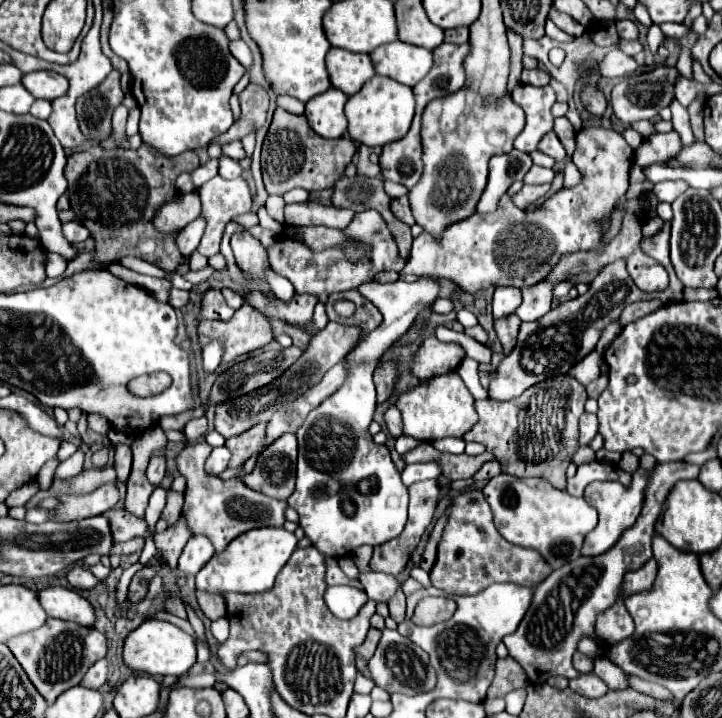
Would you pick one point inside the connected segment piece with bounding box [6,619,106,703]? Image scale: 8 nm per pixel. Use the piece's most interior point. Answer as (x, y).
(55, 657)

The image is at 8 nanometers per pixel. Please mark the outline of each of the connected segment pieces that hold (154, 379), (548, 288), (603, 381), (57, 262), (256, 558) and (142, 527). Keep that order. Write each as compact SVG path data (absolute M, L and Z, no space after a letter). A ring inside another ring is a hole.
M166 373L142 375L142 377L132 379L132 383L128 383L128 391L132 391L132 395L136 395L136 397L148 397L148 395L154 395L154 393L168 389L170 383L172 381Z
M550 281L538 283L534 287L526 287L524 293L524 301L522 305L516 309L516 315L522 321L536 321L542 315L546 315L552 307L552 299L554 299L554 285Z
M600 375L600 379L594 379L592 383L586 385L586 391L588 391L588 397L592 399L598 399L600 393L608 387L608 375Z
M48 253L48 261L46 261L46 273L48 277L62 277L62 273L66 271L66 261L60 259L60 255L56 253Z
M260 527L260 529L246 531L234 541L230 541L230 545L224 551L214 553L214 557L198 571L196 587L198 585L220 585L220 593L230 593L230 591L260 593L264 585L264 591L266 591L274 585L276 575L290 559L292 551L296 549L296 543L298 543L296 535L288 533L282 527Z
M112 509L108 513L108 521L112 523L112 541L128 541L134 537L146 537L146 523L144 519L134 517L130 511L124 509Z

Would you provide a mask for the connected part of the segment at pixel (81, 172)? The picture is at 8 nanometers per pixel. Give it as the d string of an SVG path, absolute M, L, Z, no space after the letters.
M146 143L136 151L104 149L92 145L86 151L76 151L64 169L68 179L68 197L72 211L82 219L84 227L96 241L98 261L118 261L124 255L140 257L164 271L174 271L182 261L176 247L176 231L162 233L154 227L152 219L164 203L176 201L180 193L174 183L182 171L194 171L198 167L198 155L184 151L168 157L160 155Z

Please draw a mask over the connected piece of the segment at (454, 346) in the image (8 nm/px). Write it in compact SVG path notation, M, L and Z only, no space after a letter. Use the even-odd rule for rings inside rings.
M430 335L416 353L412 371L418 379L428 381L436 375L456 371L456 367L464 357L466 353L458 343L442 343L434 335Z

